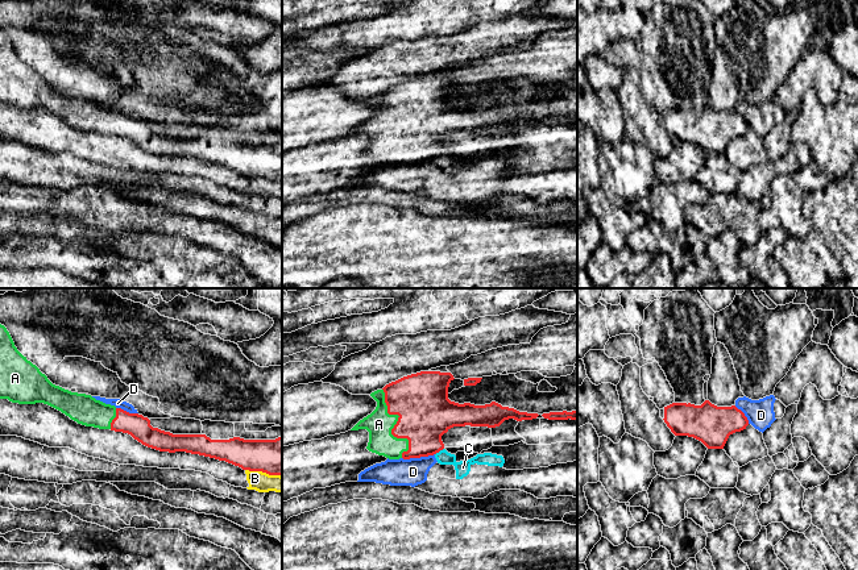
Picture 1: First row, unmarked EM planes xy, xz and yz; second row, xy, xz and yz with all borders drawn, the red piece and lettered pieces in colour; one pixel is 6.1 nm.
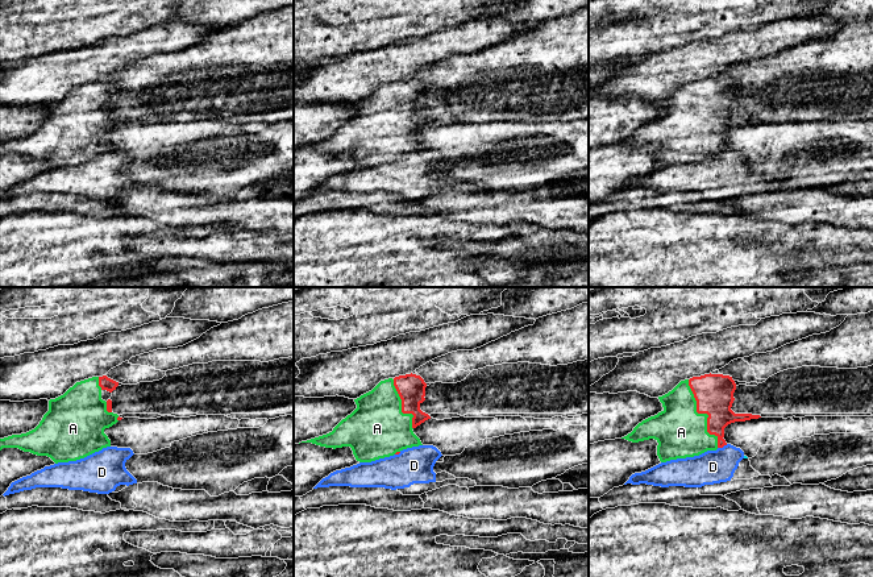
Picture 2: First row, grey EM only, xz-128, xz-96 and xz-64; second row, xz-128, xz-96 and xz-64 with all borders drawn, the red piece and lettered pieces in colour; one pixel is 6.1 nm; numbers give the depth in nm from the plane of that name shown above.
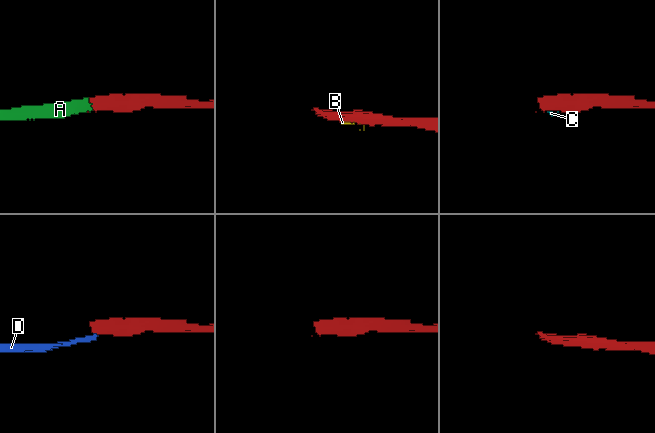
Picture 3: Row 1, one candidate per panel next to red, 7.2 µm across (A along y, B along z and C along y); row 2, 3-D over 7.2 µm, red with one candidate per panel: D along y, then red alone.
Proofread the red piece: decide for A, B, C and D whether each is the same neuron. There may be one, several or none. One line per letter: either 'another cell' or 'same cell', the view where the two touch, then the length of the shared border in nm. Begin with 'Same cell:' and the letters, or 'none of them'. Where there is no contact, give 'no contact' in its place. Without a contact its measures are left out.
Same cell: A
A: same cell; meets red in xz; contact 440 nm long
B: another cell; meets red in xy; contact 220 nm long
C: another cell; meets red in xz; contact 70 nm long
D: another cell; meets red in xz; contact 200 nm long

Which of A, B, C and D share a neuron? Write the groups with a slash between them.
A / B / C D

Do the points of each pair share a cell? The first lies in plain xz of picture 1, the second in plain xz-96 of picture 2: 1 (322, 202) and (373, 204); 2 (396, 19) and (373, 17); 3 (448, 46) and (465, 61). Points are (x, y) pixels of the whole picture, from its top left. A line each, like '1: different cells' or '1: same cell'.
1: same cell
2: same cell
3: different cells

